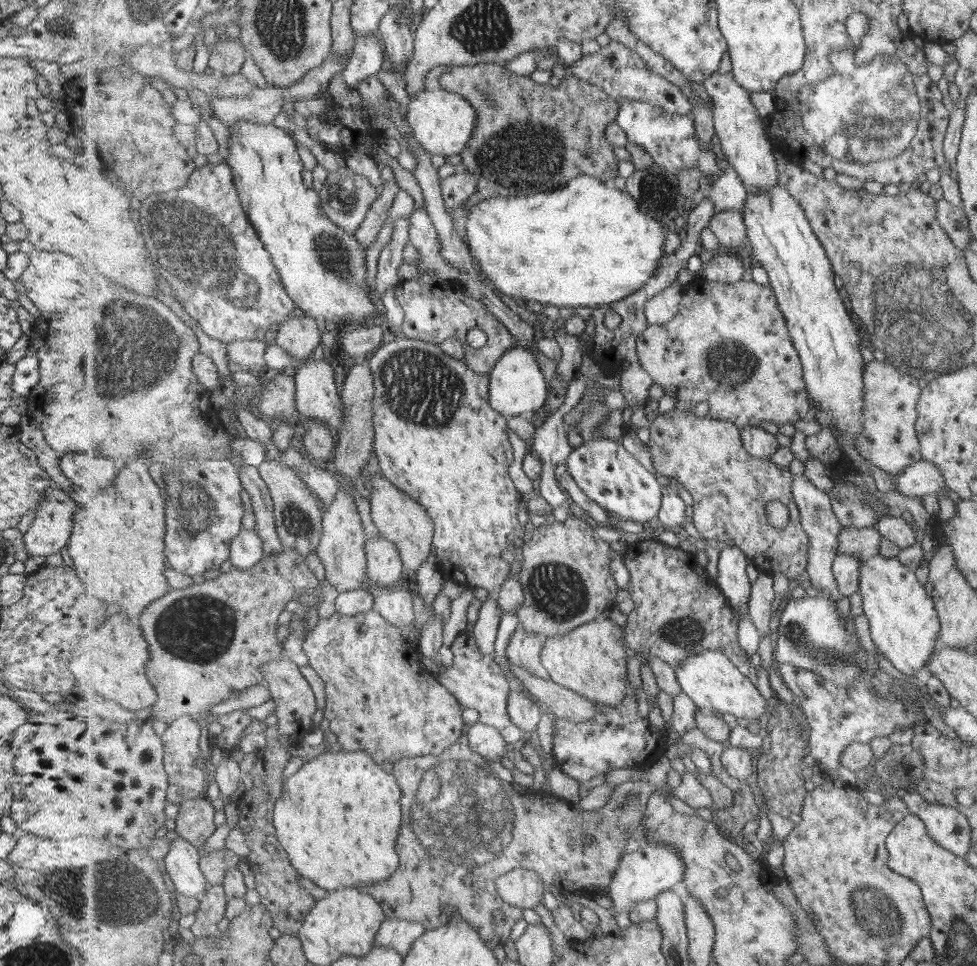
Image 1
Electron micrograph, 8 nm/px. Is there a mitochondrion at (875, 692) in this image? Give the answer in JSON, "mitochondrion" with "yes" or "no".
{"mitochondrion":"yes"}

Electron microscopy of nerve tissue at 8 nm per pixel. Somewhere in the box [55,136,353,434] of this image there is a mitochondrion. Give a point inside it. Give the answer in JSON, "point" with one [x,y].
{"point":[200,250]}

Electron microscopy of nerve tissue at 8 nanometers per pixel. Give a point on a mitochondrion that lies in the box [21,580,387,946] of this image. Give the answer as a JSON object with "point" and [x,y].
{"point":[96,888]}

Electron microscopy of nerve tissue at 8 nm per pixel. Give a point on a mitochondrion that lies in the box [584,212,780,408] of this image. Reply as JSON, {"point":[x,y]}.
{"point":[731,363]}

